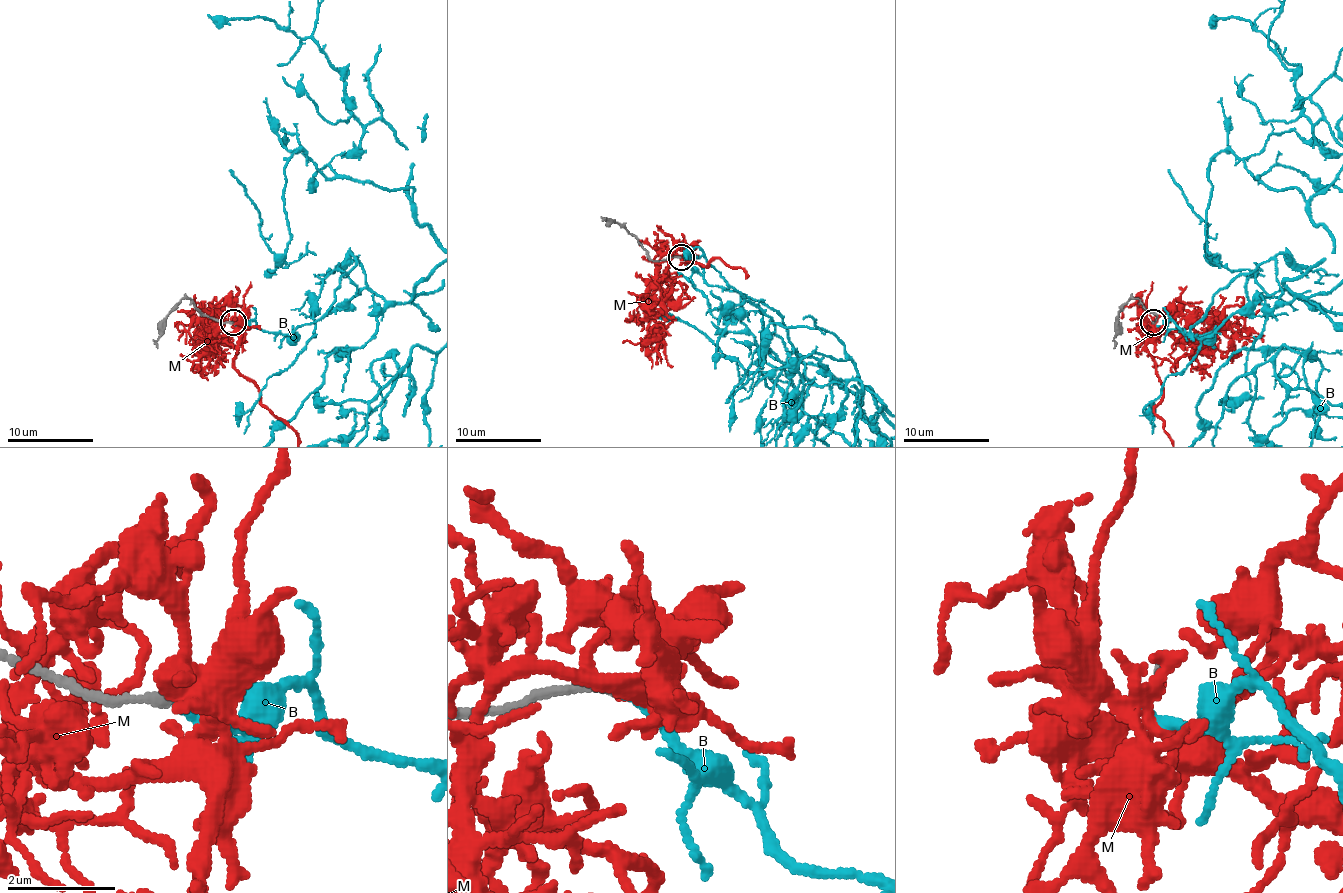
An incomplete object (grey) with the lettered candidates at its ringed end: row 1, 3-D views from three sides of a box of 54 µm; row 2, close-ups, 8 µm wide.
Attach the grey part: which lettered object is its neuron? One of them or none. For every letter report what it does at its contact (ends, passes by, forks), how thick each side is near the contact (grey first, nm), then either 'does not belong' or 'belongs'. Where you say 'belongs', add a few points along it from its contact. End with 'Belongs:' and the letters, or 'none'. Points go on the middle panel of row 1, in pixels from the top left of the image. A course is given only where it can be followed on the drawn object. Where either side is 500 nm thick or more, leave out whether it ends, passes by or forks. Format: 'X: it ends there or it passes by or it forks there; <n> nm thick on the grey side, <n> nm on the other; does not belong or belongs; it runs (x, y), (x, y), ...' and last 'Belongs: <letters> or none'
B: it ends there; 190 nm thick on the grey side, 170 nm on the other; belongs
M: it passes by; 190 nm thick on the grey side, 150 nm on the other; does not belong
Belongs: B

